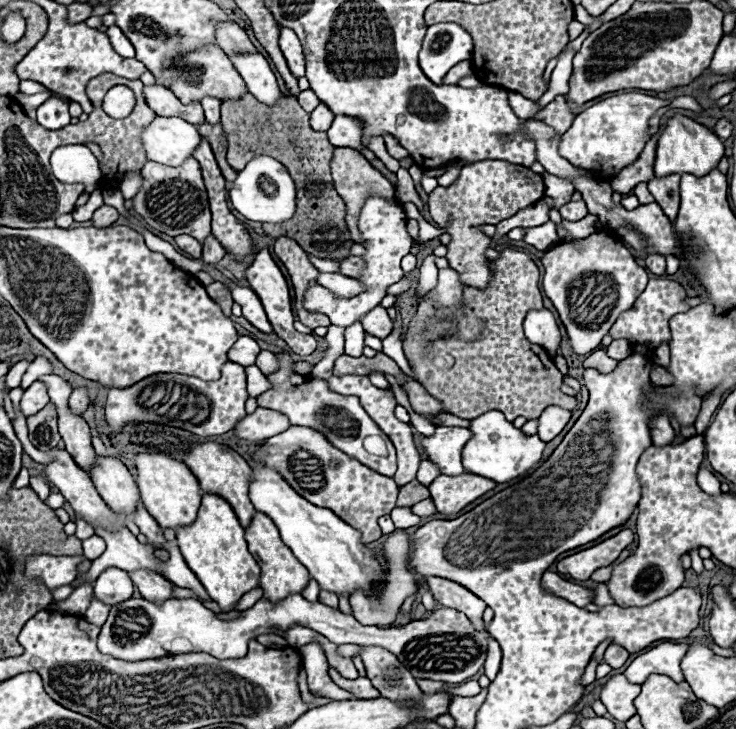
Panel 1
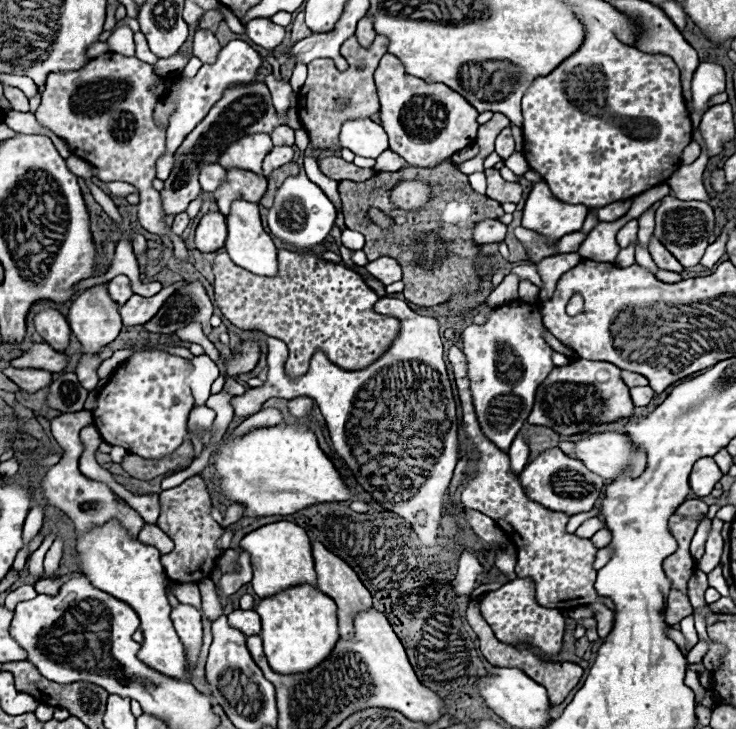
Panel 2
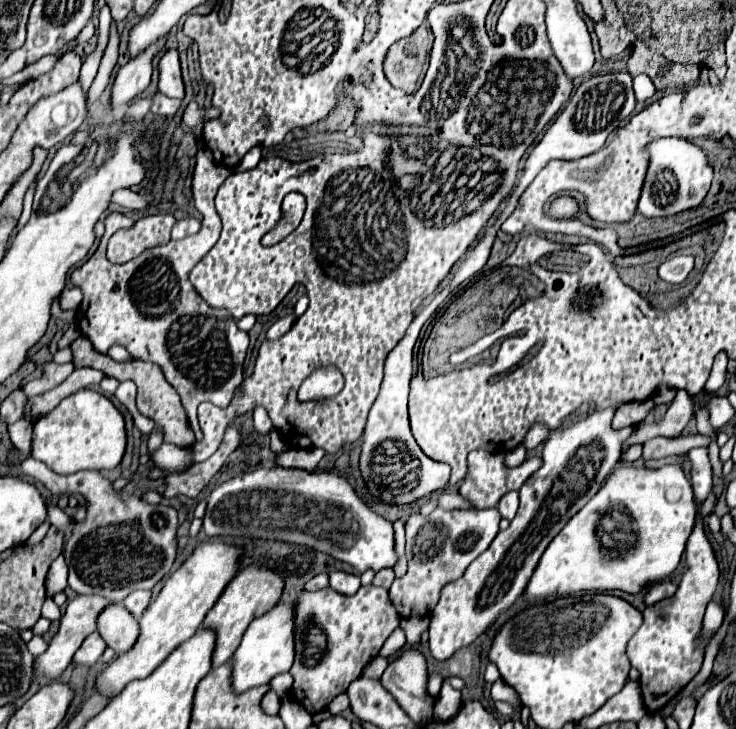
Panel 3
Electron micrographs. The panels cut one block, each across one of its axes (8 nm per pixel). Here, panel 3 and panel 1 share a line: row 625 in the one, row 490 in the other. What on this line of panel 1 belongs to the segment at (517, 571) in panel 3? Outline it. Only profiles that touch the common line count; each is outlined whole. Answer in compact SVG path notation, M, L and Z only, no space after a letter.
M440 474L428 488L440 514L458 514L476 498L494 490L496 482L474 474L460 474L460 476Z

